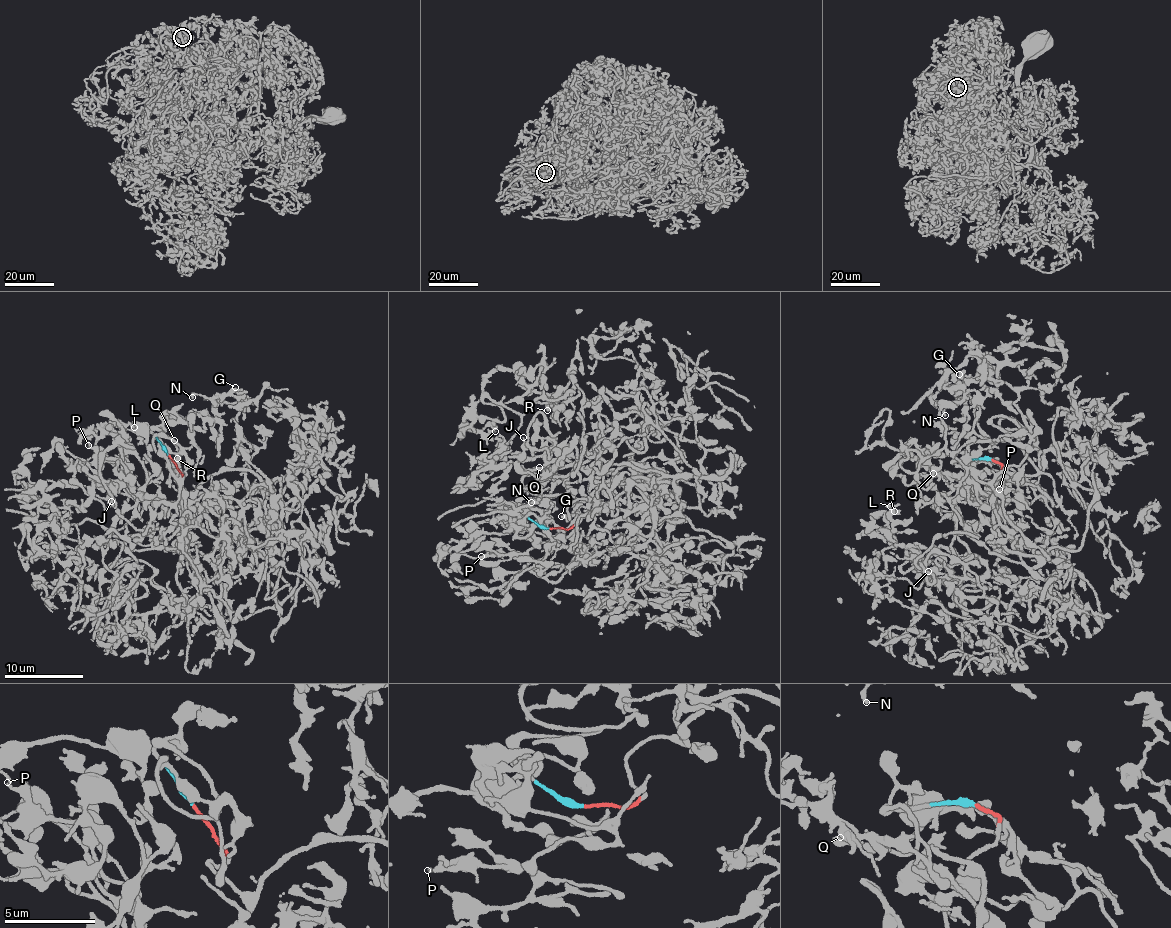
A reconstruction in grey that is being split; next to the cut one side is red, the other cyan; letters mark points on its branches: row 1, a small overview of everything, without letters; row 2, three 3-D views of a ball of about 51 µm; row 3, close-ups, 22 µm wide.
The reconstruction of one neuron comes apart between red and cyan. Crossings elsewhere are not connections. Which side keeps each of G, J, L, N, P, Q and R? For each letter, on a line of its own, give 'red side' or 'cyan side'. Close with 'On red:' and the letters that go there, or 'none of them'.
G: red side
J: red side
L: red side
N: red side
P: red side
Q: cyan side
R: red side
On red: G, J, L, N, P, R

